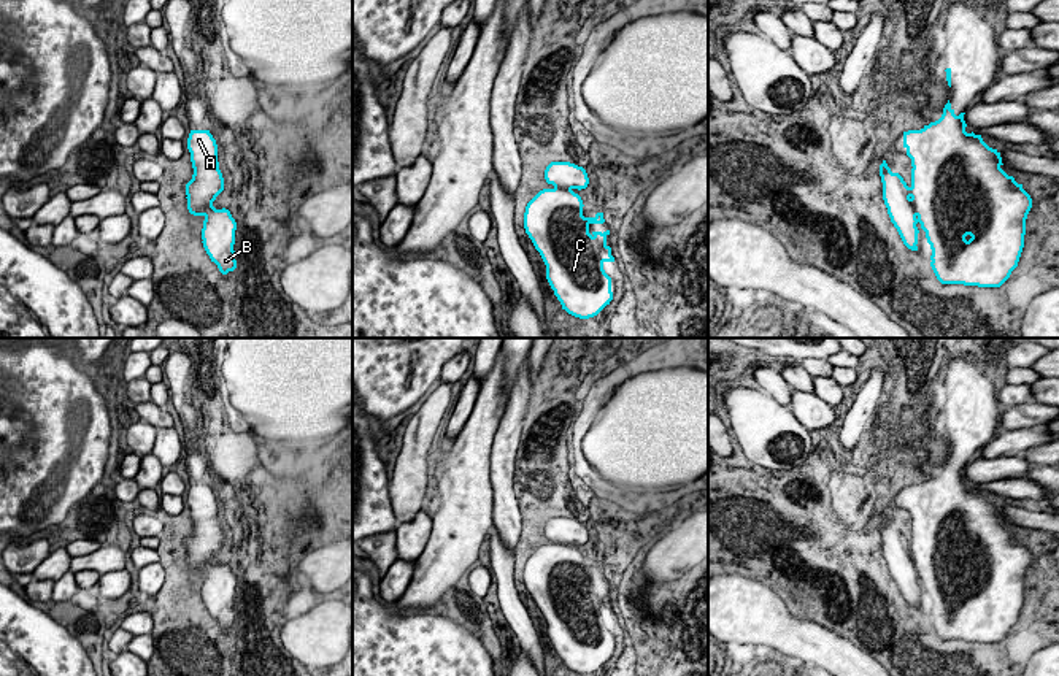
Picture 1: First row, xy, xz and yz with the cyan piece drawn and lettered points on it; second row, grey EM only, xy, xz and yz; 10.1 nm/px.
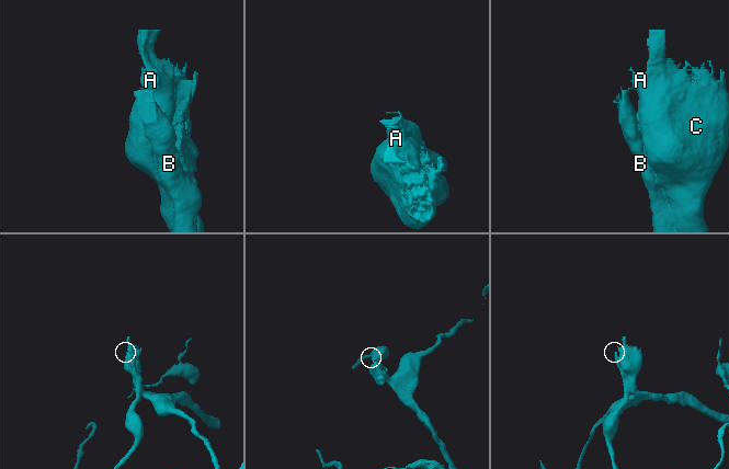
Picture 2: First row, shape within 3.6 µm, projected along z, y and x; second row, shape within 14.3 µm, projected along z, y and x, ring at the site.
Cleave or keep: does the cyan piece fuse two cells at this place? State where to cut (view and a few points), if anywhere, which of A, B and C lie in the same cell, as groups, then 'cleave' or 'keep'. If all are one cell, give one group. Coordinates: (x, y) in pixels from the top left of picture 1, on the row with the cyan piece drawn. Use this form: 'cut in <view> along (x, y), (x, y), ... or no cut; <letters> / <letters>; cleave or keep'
no cut; A B C; keep

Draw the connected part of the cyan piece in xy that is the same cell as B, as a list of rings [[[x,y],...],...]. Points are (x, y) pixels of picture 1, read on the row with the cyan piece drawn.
[[[191,130],[187,149],[194,168],[192,179],[186,184],[187,209],[203,216],[202,243],[222,275],[237,268],[235,230],[237,222],[230,211],[216,209],[213,202],[224,190],[224,178],[218,162],[218,144],[210,130]]]

